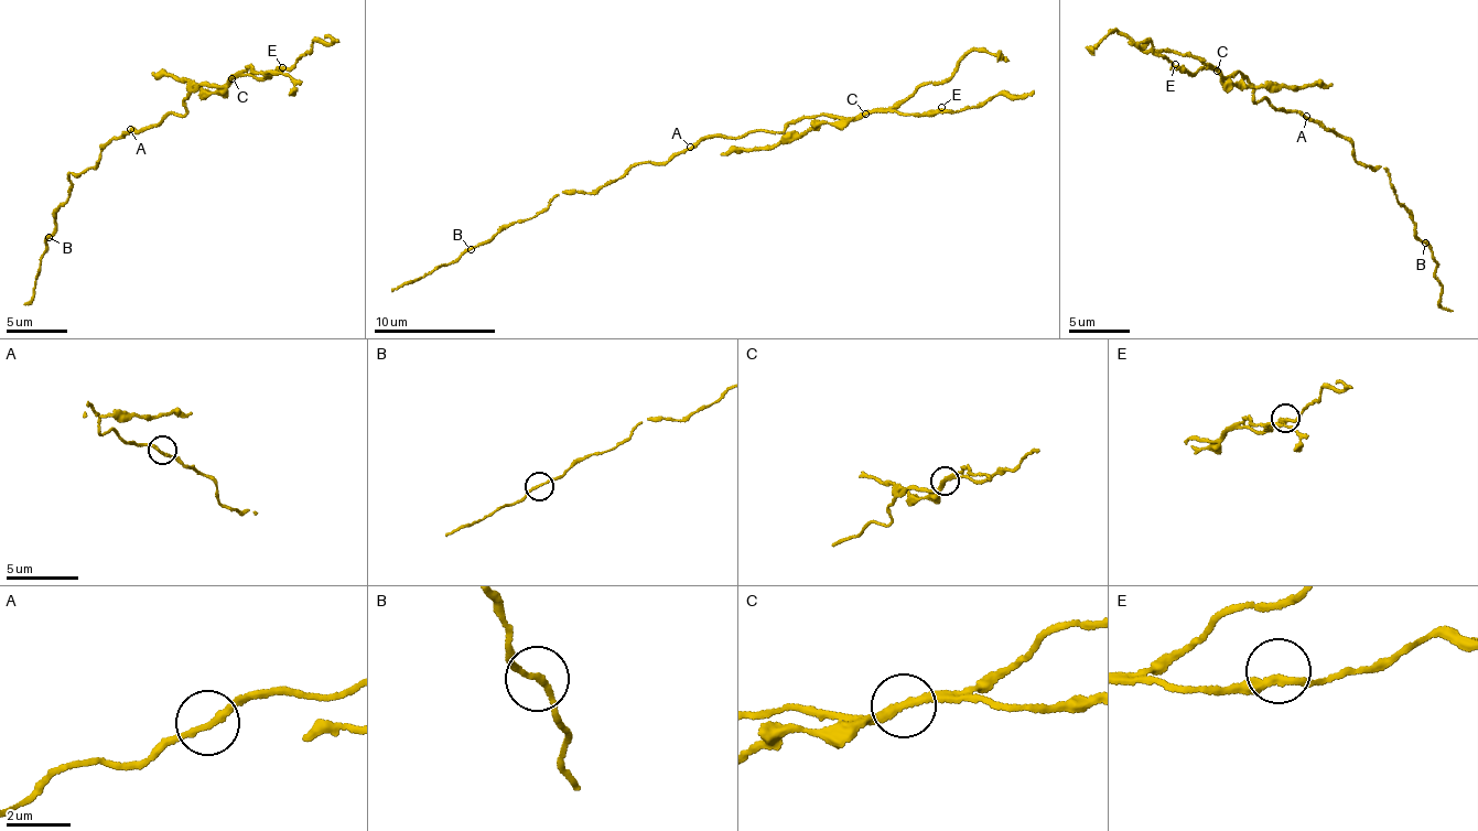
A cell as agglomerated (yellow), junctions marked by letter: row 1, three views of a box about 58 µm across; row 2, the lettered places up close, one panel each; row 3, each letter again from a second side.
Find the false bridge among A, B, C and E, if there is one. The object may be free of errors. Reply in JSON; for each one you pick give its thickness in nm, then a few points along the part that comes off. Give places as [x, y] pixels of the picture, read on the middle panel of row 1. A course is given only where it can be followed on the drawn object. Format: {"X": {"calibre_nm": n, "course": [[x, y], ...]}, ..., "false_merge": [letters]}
{"C": {"calibre_nm": 240, "course": [[865, 115], [891, 109], [926, 84], [947, 79], [959, 60], [975, 50], [998, 55], [998, 60]]}, "false_merge": ["C"]}

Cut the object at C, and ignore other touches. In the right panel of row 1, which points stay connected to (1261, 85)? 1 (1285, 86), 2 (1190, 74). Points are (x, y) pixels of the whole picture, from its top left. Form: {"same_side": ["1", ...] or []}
{"same_side": ["1"]}

